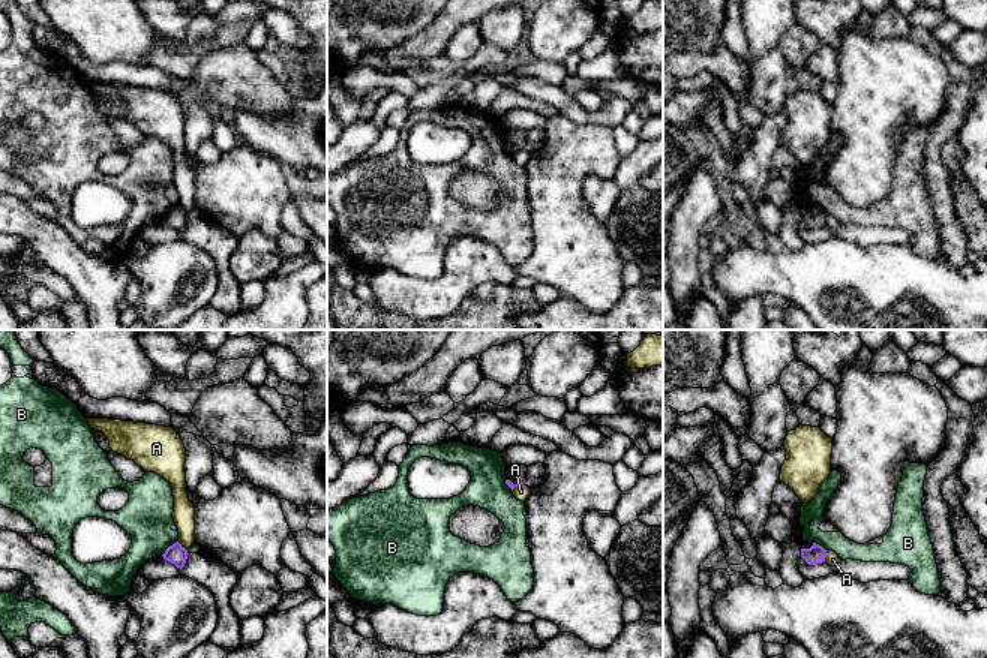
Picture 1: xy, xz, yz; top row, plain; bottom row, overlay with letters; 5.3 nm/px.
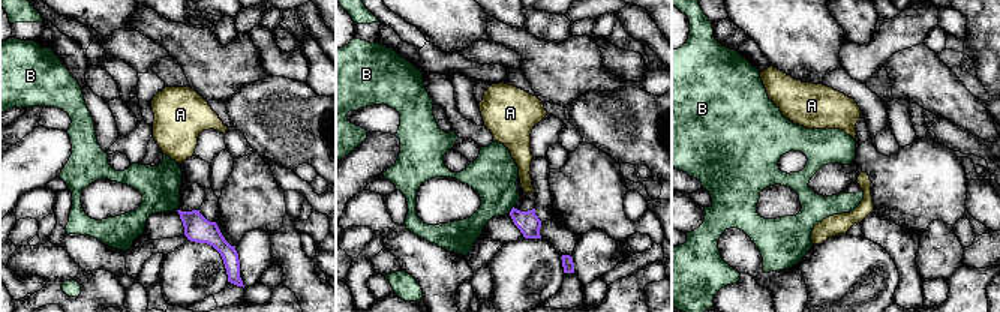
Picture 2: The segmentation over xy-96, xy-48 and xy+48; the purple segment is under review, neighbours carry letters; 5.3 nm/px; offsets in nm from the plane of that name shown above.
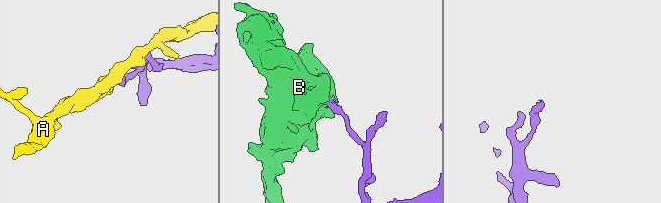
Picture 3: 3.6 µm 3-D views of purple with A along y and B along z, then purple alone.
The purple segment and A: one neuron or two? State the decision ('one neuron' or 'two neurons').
two neurons

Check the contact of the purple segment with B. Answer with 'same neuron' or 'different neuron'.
different neuron

